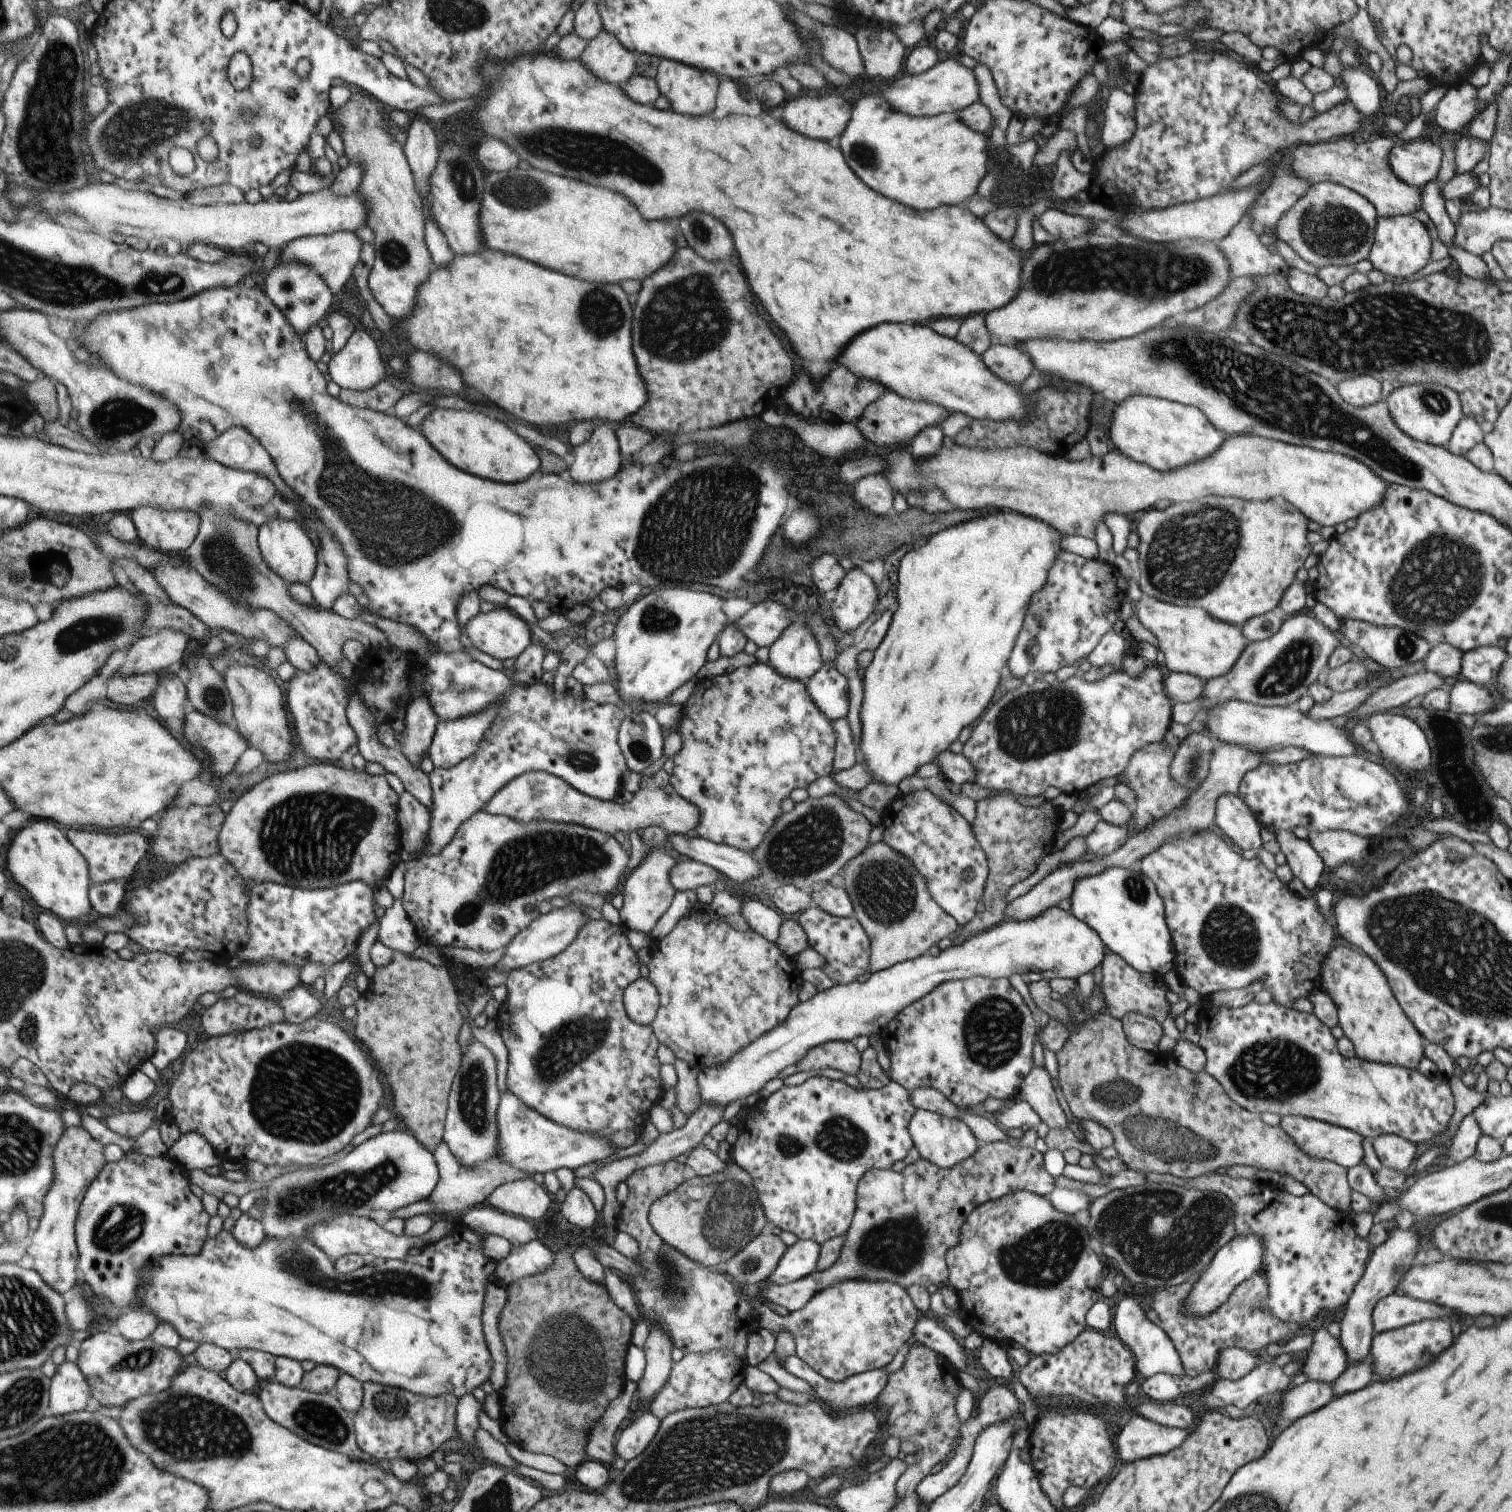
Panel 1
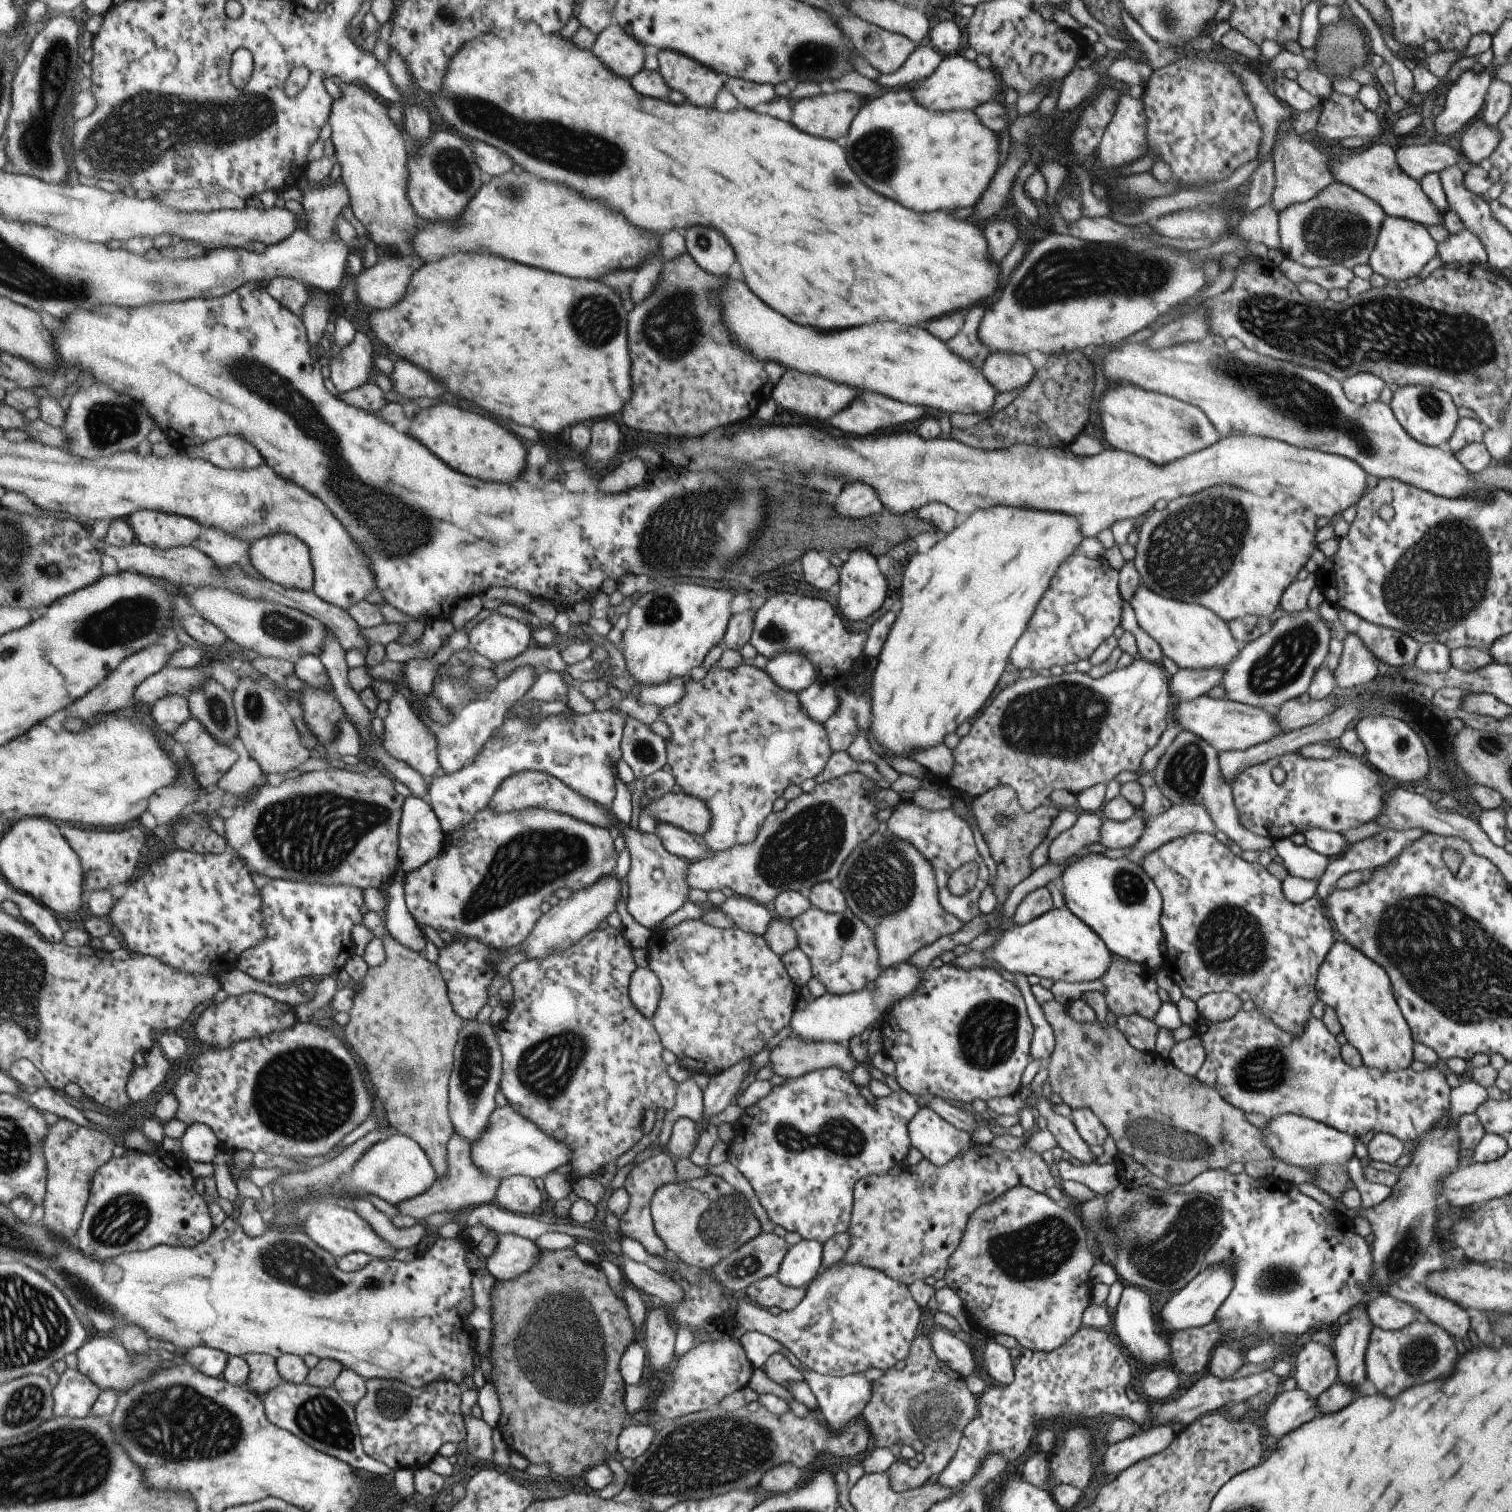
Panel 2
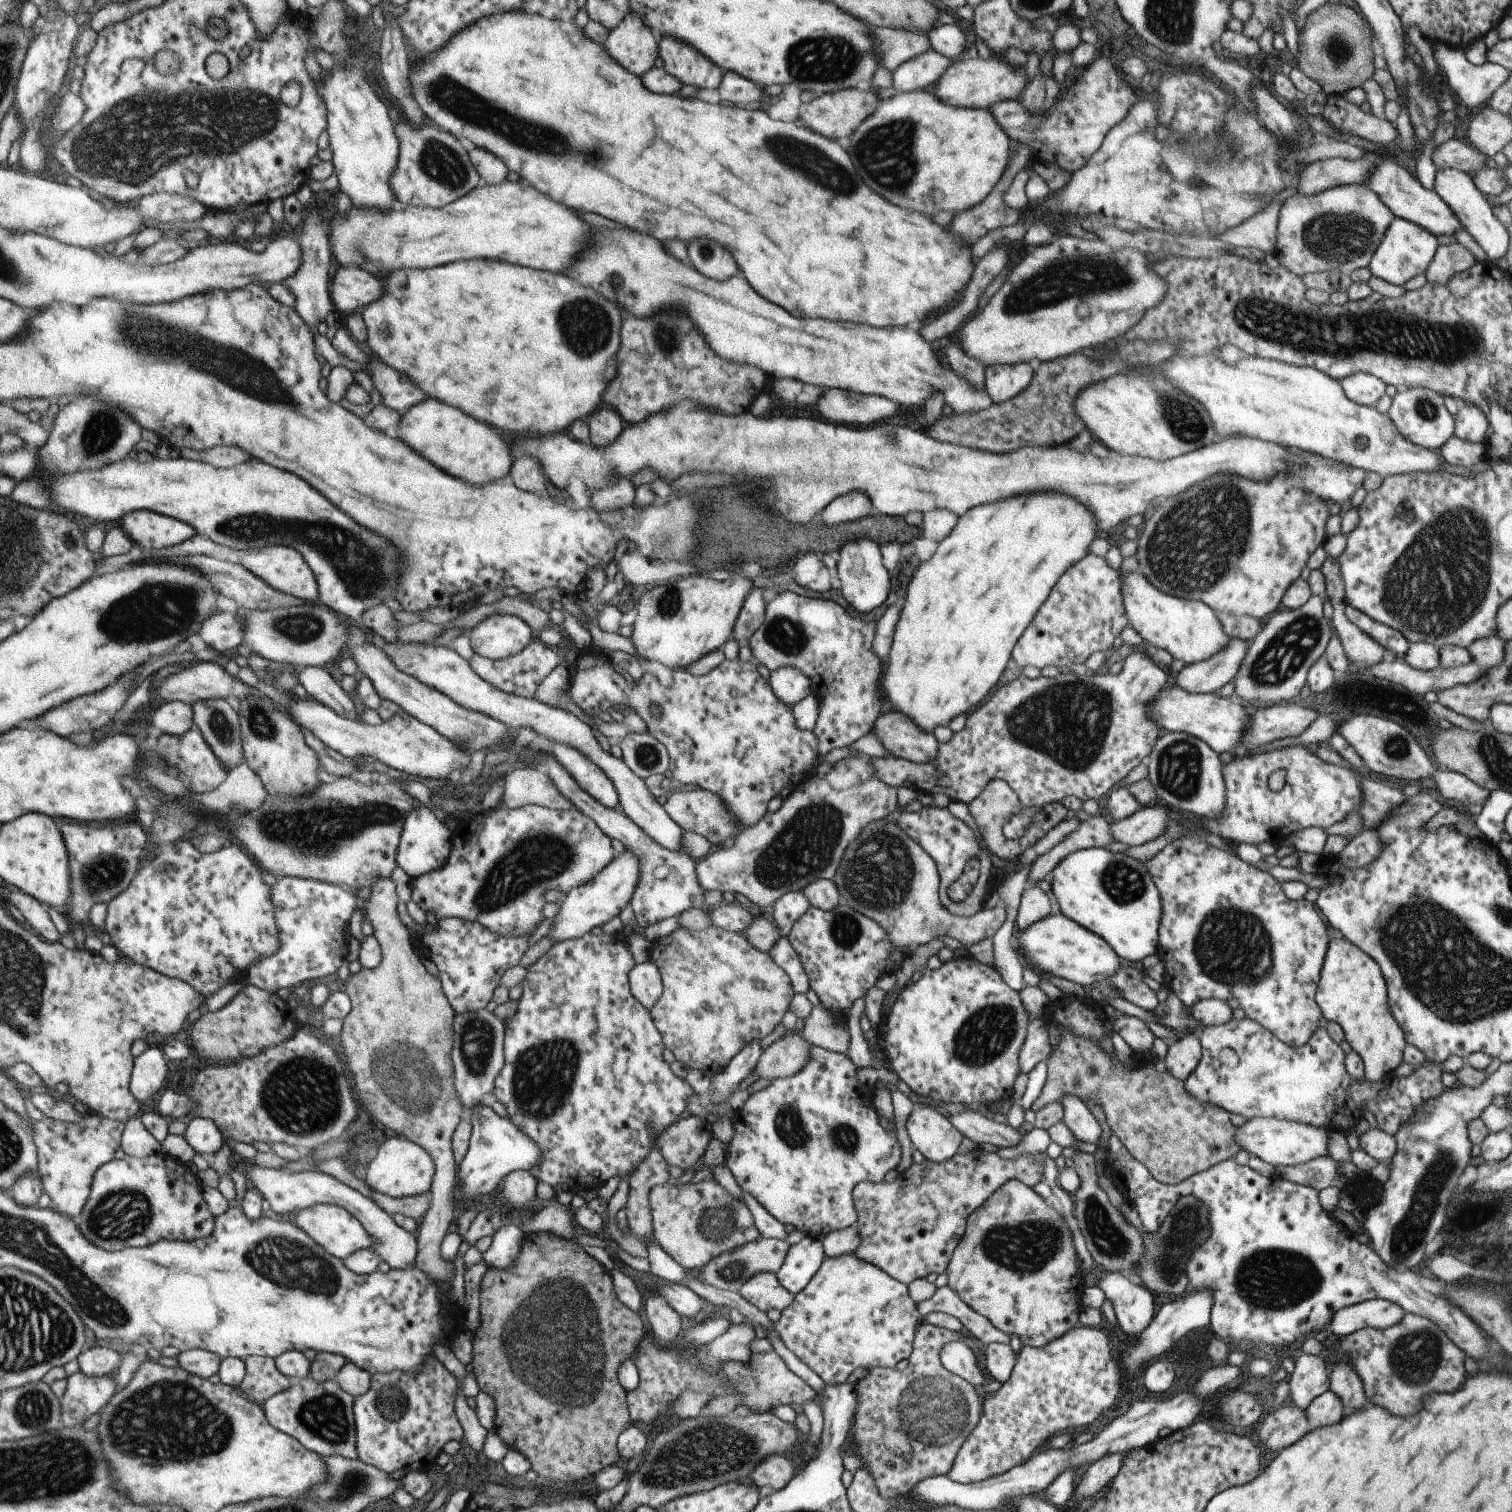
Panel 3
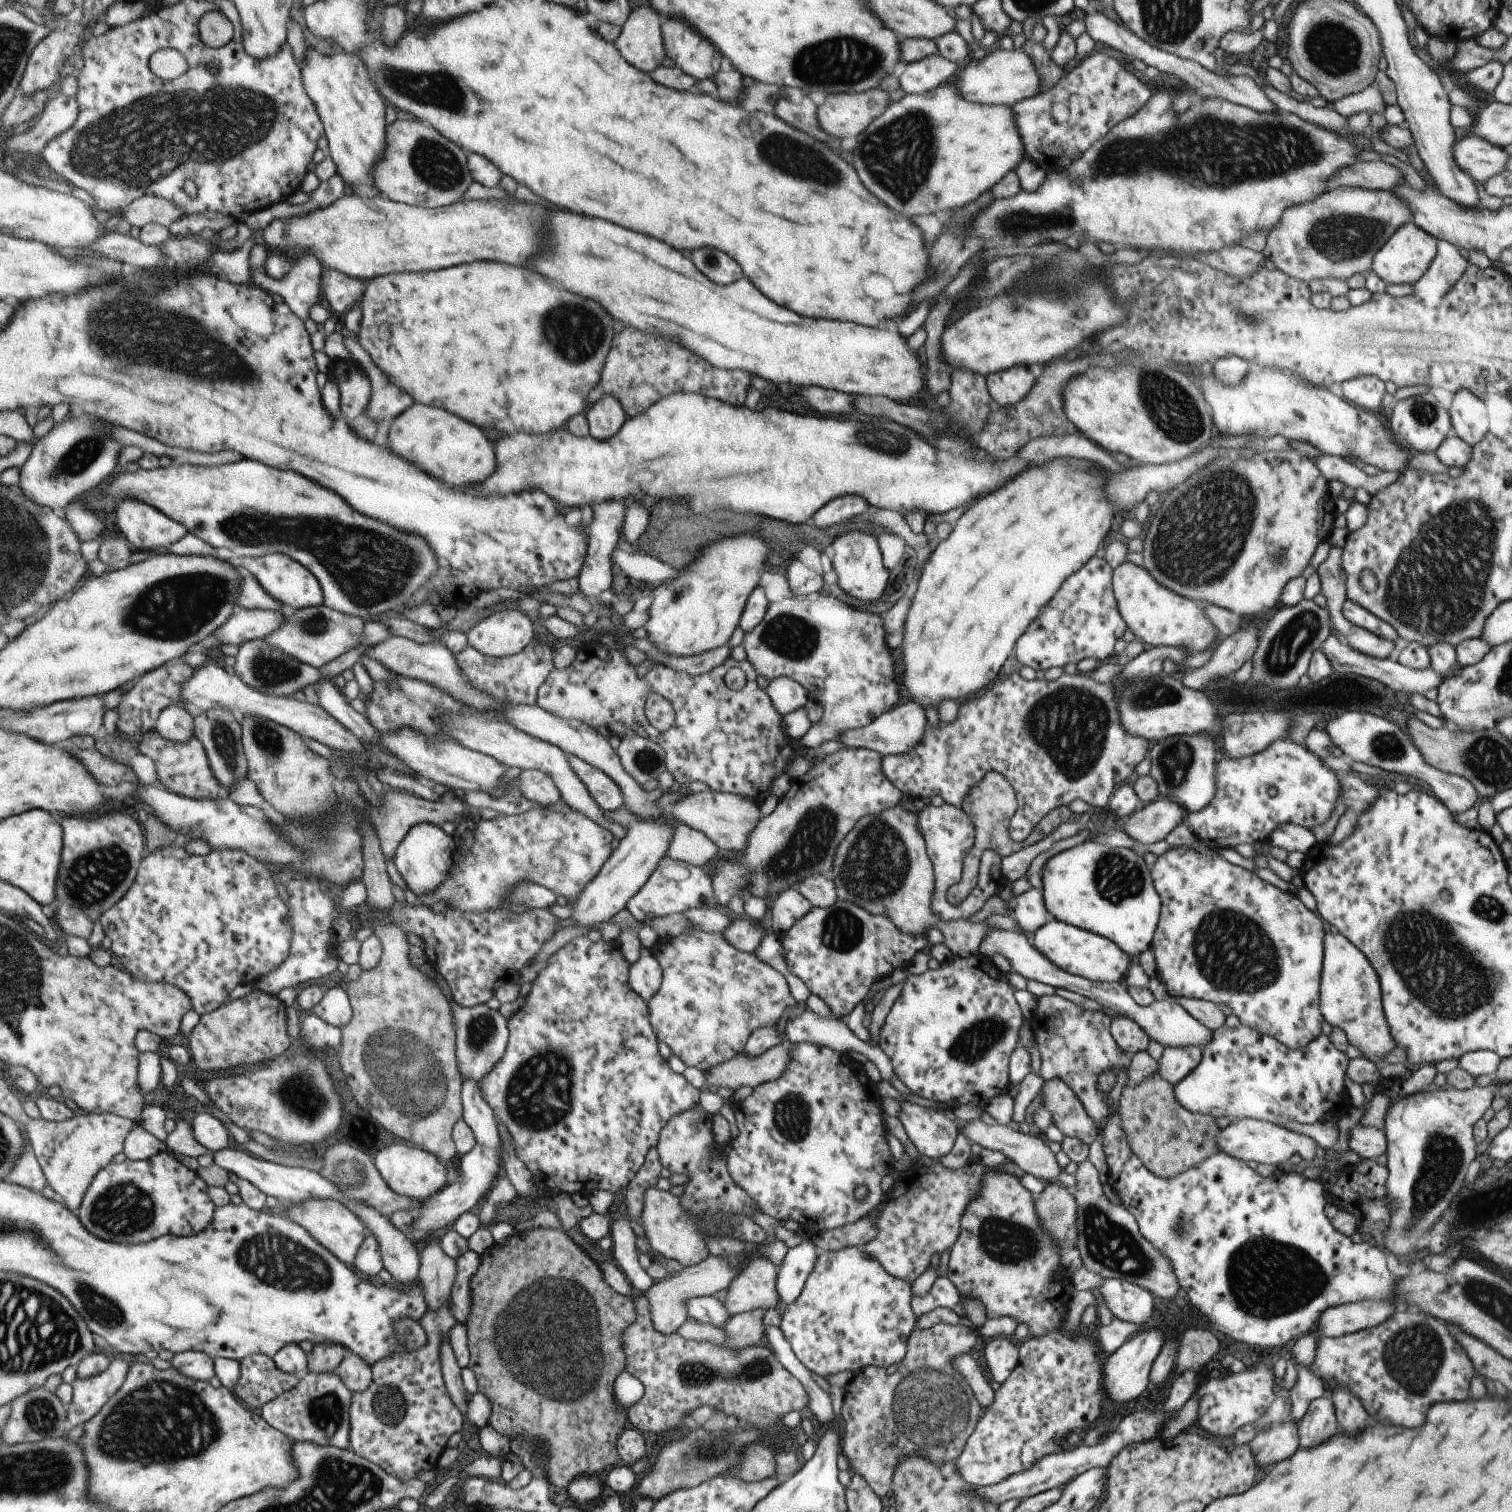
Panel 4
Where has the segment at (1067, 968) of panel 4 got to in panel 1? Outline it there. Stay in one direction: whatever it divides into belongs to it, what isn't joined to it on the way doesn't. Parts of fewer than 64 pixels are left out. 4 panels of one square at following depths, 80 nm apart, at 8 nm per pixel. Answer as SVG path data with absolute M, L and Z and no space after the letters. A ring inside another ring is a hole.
M1051 907L1043 912L1040 912L1037 916L1031 917L1031 919L1022 920L1022 921L1011 921L1011 920L1003 920L1001 924L995 925L993 928L987 929L983 933L979 933L977 935L973 935L971 938L964 940L960 945L949 947L945 949L943 952L933 950L927 954L923 954L919 957L914 957L911 960L906 960L889 968L886 968L882 971L875 971L869 975L869 978L864 981L853 981L849 984L844 985L833 985L829 987L827 990L824 991L817 991L816 994L807 1001L798 1002L791 1010L789 1014L785 1017L785 1020L778 1024L774 1029L763 1033L759 1038L756 1038L754 1041L751 1041L743 1050L736 1052L726 1063L722 1065L717 1065L716 1067L709 1067L701 1071L696 1076L699 1096L700 1096L700 1106L703 1103L707 1103L708 1105L714 1105L715 1103L718 1104L718 1107L725 1108L726 1104L731 1100L737 1100L740 1104L745 1102L745 1097L749 1096L749 1094L759 1090L767 1080L770 1078L775 1077L776 1073L779 1070L783 1070L785 1066L791 1066L791 1064L795 1064L805 1053L809 1052L813 1047L819 1046L821 1043L826 1043L829 1041L852 1041L857 1036L869 1036L871 1034L879 1034L883 1028L887 1026L888 1021L890 1021L896 1013L898 1013L903 1007L906 1007L908 1004L915 1002L919 997L922 997L924 994L927 994L934 986L937 984L945 982L946 980L951 979L968 979L974 976L984 976L984 977L991 977L994 979L995 977L1007 977L1010 974L1020 974L1023 978L1025 978L1027 972L1037 972L1042 979L1049 979L1049 978L1074 978L1078 979L1081 974L1087 974L1087 972L1092 972L1095 970L1097 966L1102 963L1104 956L1106 955L1107 950L1105 949L1104 944L1101 942L1099 936L1096 935L1095 931L1092 931L1091 928L1087 926L1084 922L1077 920L1075 916L1073 916L1069 911L1061 910L1058 907Z

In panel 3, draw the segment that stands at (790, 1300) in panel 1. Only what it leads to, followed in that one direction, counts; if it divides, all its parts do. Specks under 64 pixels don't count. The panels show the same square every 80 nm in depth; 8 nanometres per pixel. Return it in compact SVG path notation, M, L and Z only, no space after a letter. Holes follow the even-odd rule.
M976 1148L963 1156L955 1153L940 1163L927 1160L920 1164L913 1163L905 1173L895 1177L892 1182L855 1183L851 1193L852 1203L858 1216L855 1226L860 1236L860 1243L853 1254L865 1262L874 1264L887 1276L906 1285L915 1279L925 1279L931 1272L939 1274L947 1266L953 1249L960 1241L966 1218L972 1210L975 1210L1006 1180L1015 1179L1032 1188L1033 1184L1042 1180L1041 1176L1042 1167L1032 1160L1032 1156L1019 1155L1002 1159L995 1153L987 1153ZM759 1271L744 1280L738 1288L739 1296L761 1312L783 1310L794 1299L792 1294L780 1286L776 1273Z

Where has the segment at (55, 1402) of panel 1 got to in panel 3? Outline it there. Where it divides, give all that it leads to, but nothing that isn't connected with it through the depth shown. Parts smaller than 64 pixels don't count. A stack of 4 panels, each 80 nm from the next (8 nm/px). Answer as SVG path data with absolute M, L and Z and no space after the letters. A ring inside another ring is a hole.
M81 1372L67 1378L68 1389L62 1402L62 1420L65 1427L77 1427L93 1414L105 1409L117 1388L113 1375L88 1377Z

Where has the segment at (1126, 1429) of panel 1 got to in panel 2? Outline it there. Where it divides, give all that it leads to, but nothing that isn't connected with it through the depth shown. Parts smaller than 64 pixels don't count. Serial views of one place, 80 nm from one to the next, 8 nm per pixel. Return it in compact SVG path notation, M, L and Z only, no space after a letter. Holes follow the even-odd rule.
M1161 1425L1111 1443L1101 1452L1099 1470L1102 1474L1117 1474L1143 1458L1158 1454L1173 1440L1174 1436L1171 1426Z

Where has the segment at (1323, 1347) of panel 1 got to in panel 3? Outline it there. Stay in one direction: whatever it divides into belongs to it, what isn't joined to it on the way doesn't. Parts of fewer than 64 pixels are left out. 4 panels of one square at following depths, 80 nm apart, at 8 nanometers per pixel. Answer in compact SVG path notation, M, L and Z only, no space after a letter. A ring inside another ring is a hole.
M1301 1355L1294 1362L1293 1373L1288 1376L1288 1396L1291 1404L1304 1411L1307 1405L1329 1388L1329 1377L1325 1374L1327 1360L1323 1356Z

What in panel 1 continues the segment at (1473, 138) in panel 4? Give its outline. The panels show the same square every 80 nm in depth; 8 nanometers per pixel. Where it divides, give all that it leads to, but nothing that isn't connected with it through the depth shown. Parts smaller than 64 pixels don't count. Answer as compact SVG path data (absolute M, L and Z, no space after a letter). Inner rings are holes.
M1406 140L1403 144L1393 145L1388 156L1388 167L1399 180L1421 189L1428 180L1435 178L1441 160L1439 143Z

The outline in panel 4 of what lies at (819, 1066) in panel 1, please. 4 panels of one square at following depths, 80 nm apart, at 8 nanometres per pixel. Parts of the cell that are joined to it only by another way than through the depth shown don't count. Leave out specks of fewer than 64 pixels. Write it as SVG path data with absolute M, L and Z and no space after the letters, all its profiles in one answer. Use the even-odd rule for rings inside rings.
M783 1040L759 1056L750 1057L739 1053L729 1060L711 1065L703 1072L706 1083L711 1090L729 1088L734 1091L740 1086L753 1088L775 1080L786 1067L791 1045L791 1042Z

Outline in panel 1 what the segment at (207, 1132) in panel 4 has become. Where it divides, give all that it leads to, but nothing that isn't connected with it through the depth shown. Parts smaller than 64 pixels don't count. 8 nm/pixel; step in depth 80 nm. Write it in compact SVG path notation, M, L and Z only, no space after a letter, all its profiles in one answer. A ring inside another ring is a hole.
M199 1131L185 1133L173 1148L169 1156L181 1163L187 1170L207 1170L211 1166L220 1168L223 1158L214 1146Z

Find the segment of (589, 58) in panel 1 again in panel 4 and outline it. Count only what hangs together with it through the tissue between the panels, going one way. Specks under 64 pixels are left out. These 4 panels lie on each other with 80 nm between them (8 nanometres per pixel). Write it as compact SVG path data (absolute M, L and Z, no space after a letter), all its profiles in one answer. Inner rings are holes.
M645 2L630 10L613 44L631 66L651 72L663 62L661 25L664 19L658 10Z

